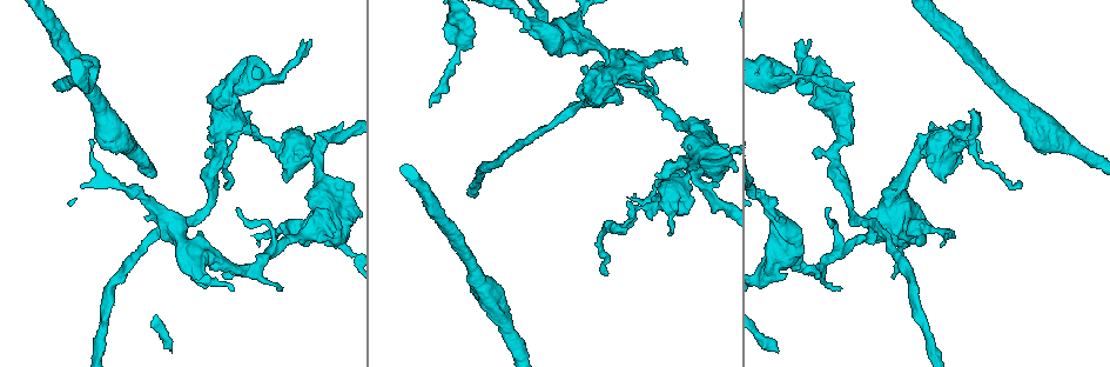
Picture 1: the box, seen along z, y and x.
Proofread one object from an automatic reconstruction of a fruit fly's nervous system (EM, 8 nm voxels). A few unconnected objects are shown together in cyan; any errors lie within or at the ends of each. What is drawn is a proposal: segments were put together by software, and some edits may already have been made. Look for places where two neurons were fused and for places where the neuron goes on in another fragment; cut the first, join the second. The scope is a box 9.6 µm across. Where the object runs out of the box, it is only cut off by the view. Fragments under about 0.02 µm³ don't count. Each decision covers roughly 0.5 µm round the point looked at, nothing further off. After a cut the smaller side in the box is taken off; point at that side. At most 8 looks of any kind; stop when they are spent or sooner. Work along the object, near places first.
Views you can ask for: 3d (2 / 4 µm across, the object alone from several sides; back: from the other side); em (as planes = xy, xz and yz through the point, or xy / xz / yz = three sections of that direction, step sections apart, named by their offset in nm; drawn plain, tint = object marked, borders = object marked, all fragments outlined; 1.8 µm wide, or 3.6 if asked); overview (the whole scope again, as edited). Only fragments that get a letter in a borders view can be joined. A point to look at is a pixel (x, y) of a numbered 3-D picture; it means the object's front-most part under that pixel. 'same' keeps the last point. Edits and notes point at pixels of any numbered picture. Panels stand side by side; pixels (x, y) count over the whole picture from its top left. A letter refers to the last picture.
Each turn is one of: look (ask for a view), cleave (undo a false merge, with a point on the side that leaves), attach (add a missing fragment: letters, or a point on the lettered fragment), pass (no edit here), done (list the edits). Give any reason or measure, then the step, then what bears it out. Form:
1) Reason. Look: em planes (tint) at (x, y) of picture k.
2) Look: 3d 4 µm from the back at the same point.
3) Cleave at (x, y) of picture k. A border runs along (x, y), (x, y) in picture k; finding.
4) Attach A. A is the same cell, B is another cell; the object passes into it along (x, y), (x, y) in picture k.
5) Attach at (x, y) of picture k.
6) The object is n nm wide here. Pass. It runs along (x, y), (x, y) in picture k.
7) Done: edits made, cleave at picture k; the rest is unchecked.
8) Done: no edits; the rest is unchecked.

Free end. Look: em xz step 4 (borders) at (97, 60) of picture 1.

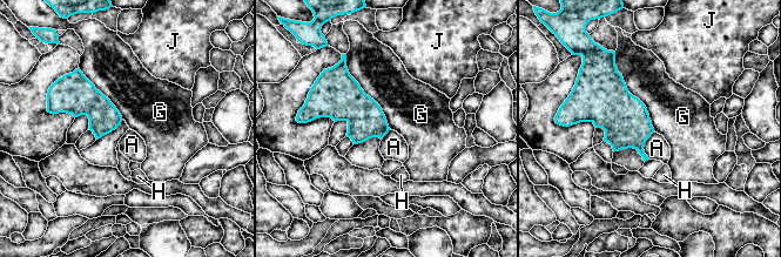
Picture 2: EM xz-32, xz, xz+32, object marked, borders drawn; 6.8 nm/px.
The object is 200 nm wide here. Pass. A, G, H and J are other cells; no lettered fragment goes on from it.

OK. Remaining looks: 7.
Thick end. Look: 3d 2 µm at (247, 124) of picture 1.

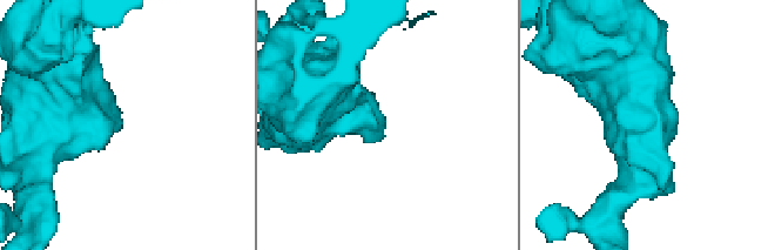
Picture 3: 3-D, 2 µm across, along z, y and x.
Look: em planes (borders) at (115, 125) of picture 3.

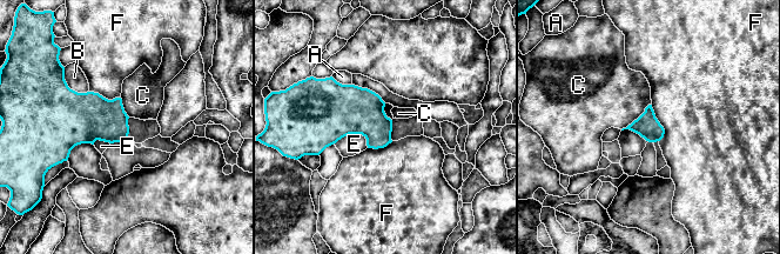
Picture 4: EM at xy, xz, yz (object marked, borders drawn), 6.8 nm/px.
Pass. A, B, C, E and F are other cells; a border runs along (651, 105), (664, 129), (659, 141) in picture 4; no lettered fragment goes on from it.

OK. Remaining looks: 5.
Thin end. Look: em yz step 8 (tint) at (311, 40) of picture 1.

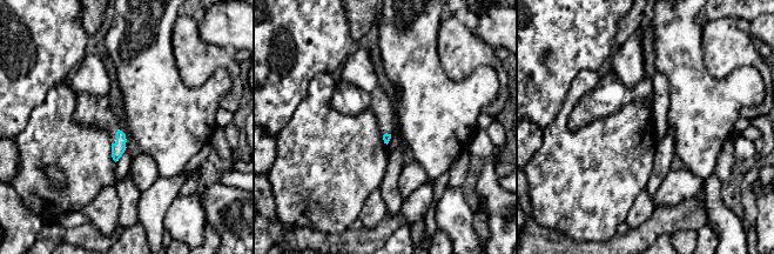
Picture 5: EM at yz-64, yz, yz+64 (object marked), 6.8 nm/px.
Look: em planes (borders) at the same point.

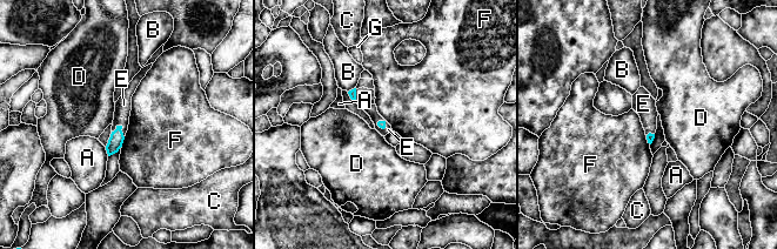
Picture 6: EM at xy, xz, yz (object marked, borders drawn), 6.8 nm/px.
Attach E. E is the same cell, A, B, C, D, F and G are other cells; the object passes into it along (115, 141), (121, 128), (124, 105) in picture 6; the neuron continues.

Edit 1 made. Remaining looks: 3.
Tapers out. Look: 3d 4 µm at (429, 105) of picture 1.

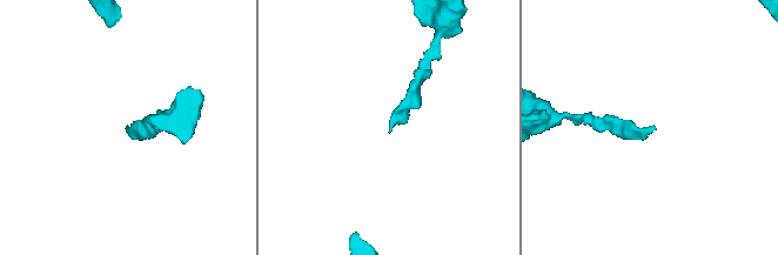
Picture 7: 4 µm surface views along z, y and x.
Need the tissue. Look: em planes (borders) at (126, 128) of picture 7.

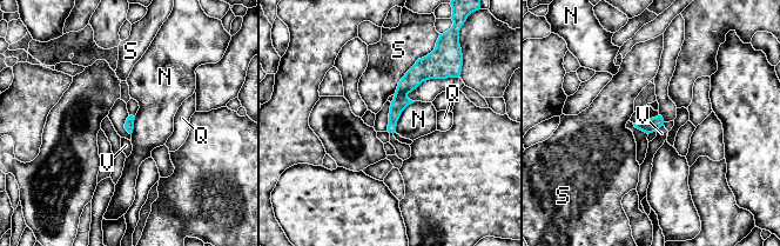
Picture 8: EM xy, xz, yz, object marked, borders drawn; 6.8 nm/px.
Pass. N, Q, S and V are other cells; a border runs along (415, 101), (402, 112), (394, 131) in picture 8; none of them fits.

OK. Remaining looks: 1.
Done: edits made, attach at picture 6; the rest is unchecked.

